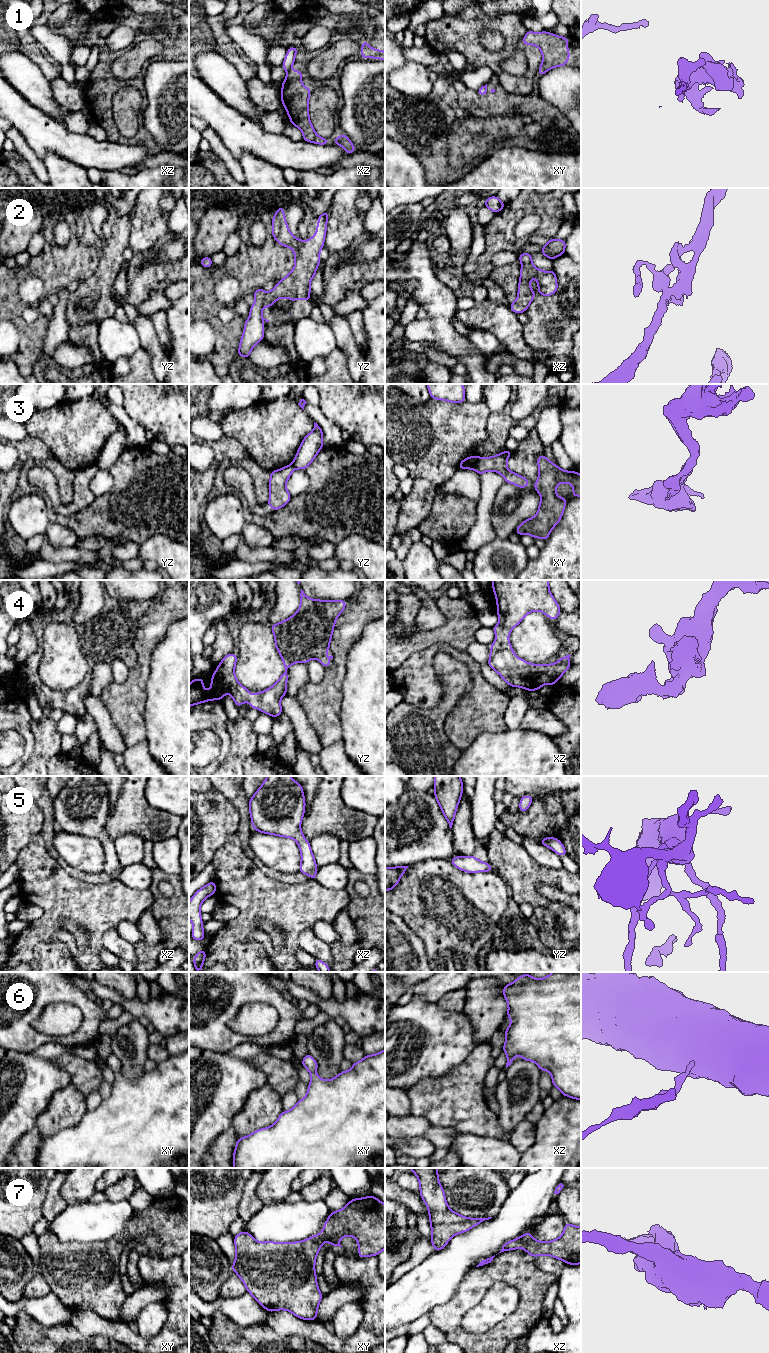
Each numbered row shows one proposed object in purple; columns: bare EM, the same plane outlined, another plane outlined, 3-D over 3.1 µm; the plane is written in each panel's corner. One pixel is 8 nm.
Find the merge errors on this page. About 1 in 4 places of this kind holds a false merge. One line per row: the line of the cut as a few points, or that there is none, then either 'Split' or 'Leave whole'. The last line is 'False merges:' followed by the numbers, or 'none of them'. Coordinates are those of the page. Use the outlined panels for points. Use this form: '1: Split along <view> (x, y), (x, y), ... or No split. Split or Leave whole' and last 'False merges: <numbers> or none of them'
1: Split along xz (290, 68), (287, 72). Split
2: Split along yz (266, 293), (263, 305). Split
3: Split along xy (478, 457), (471, 465), (462, 468). Split
4: No split. Leave whole
5: No split. Leave whole
6: No split. Leave whole
7: No split. Leave whole
False merges: 1, 2, 3

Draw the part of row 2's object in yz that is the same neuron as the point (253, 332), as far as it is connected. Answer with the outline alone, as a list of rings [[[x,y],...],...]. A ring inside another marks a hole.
[[[258,288],[254,293],[255,302],[249,308],[250,315],[245,320],[244,331],[240,340],[238,356],[249,358],[252,348],[264,339],[264,324],[262,318],[263,301],[265,296],[263,288]]]

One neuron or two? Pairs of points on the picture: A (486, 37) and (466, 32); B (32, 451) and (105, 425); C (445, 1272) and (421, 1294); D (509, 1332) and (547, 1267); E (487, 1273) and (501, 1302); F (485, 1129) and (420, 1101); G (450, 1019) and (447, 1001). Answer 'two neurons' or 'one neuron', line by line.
A: two neurons
B: two neurons
C: one neuron
D: two neurons
E: two neurons
F: one neuron
G: two neurons

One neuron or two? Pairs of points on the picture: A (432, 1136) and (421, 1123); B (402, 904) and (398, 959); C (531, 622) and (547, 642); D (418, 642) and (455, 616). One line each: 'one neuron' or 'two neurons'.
A: two neurons
B: two neurons
C: one neuron
D: one neuron

